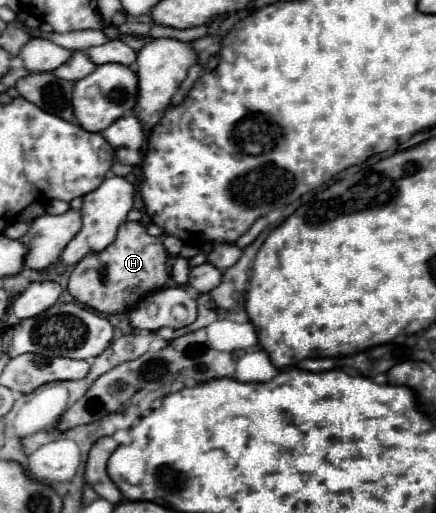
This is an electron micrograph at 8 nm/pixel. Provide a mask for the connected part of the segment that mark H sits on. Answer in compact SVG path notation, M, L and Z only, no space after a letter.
M125 222L115 242L111 242L103 252L85 256L71 272L69 292L81 304L101 312L101 314L123 314L129 312L139 298L145 294L159 290L169 274L167 274L167 252L163 248L163 240L157 236L149 236L141 222Z

